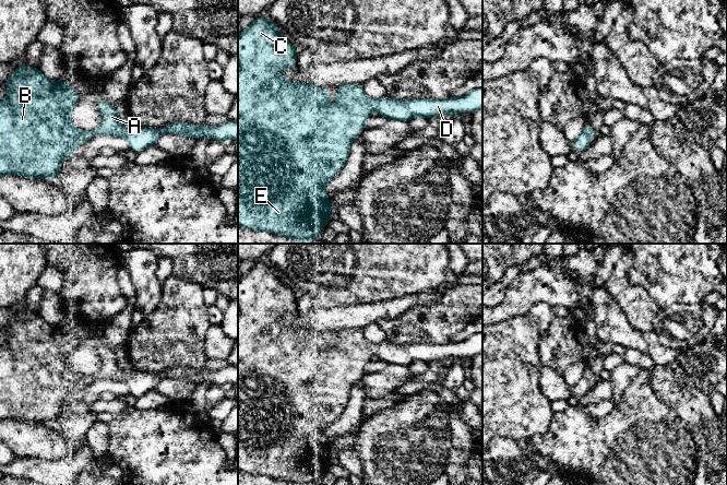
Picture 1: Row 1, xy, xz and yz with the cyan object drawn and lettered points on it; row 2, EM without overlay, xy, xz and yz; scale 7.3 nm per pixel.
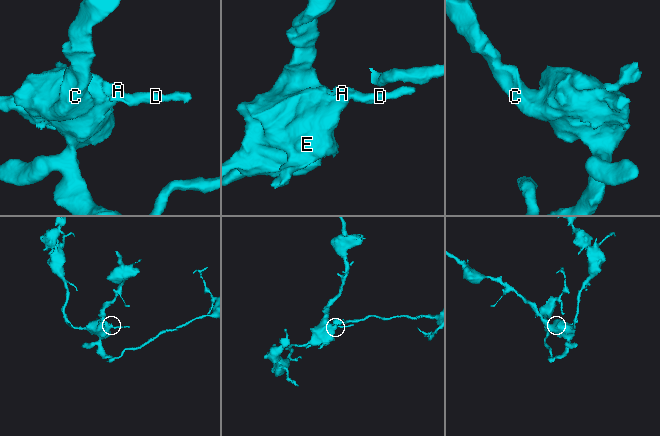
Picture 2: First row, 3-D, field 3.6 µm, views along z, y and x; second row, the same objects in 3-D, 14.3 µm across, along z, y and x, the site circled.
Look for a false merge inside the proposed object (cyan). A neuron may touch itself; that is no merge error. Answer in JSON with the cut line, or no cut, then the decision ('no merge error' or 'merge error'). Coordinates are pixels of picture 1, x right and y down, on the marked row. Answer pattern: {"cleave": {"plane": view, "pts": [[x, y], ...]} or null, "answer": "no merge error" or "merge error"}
{"cleave": null, "answer": "no merge error"}

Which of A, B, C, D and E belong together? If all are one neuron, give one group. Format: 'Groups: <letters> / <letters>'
Groups: A B C D E

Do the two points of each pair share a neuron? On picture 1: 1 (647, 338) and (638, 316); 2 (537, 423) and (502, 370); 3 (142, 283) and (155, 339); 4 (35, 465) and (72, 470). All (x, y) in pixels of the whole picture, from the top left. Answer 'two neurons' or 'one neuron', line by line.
1: two neurons
2: one neuron
3: two neurons
4: one neuron

